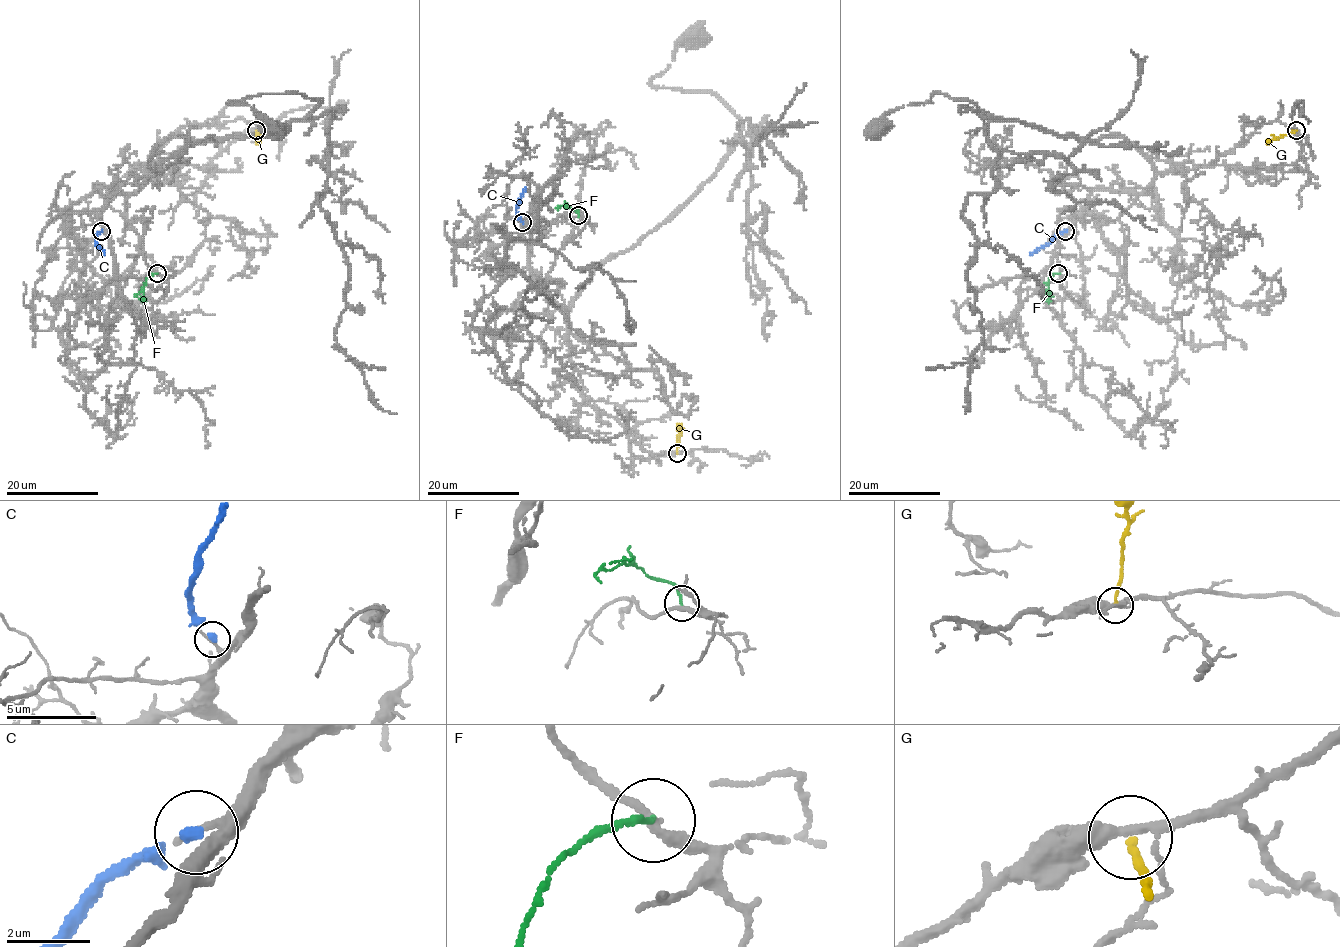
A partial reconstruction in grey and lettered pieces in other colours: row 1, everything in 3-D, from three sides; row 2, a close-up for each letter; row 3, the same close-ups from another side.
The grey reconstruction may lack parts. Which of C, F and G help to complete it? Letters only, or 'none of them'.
none of them

